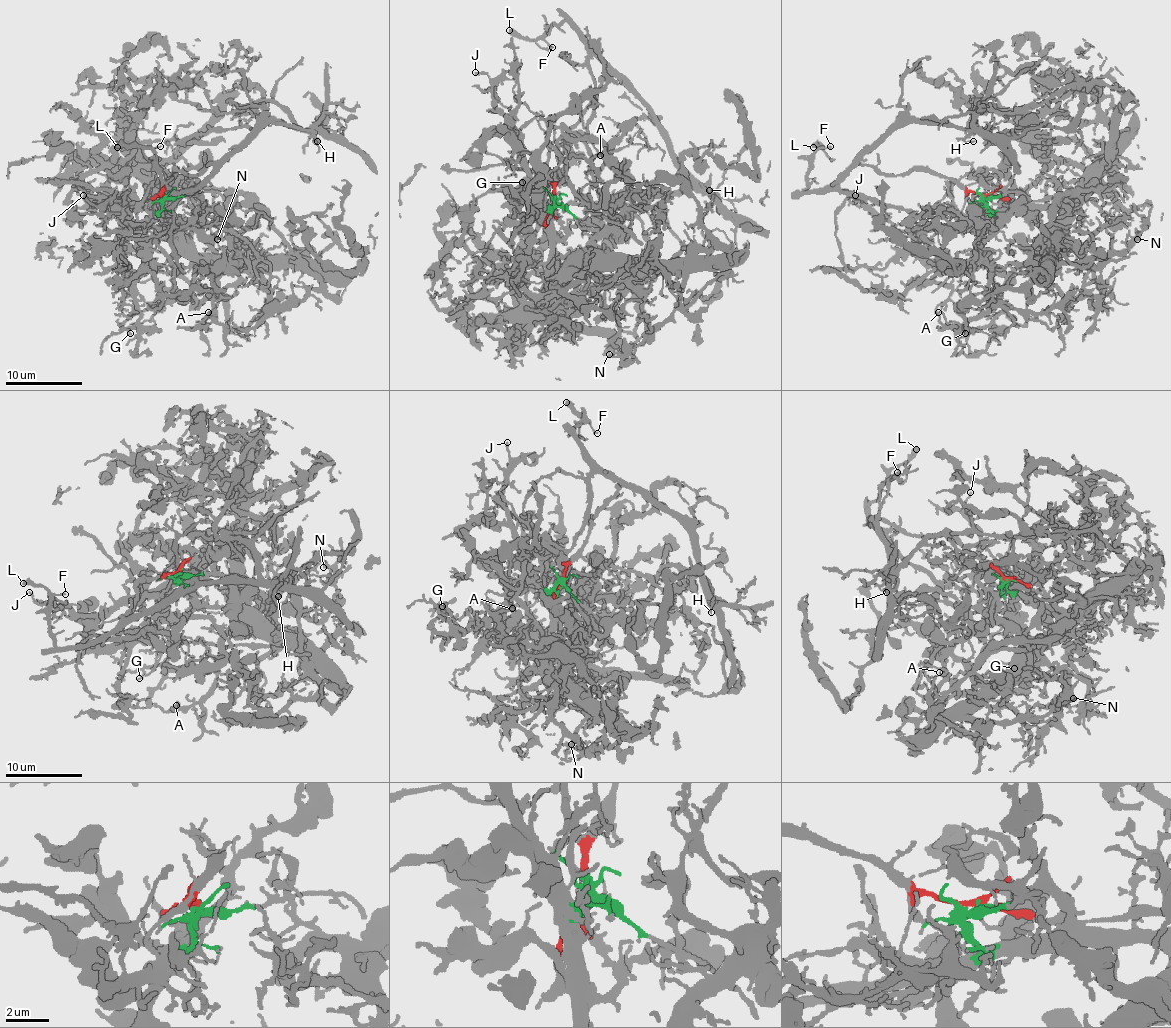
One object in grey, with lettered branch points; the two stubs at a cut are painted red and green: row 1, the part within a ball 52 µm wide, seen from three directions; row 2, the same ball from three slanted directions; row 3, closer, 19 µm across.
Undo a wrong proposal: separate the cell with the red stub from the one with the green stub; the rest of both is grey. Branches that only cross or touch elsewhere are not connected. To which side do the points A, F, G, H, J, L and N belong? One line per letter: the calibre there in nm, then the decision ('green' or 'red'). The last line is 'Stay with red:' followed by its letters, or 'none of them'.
A: calibre 100 nm; green
F: calibre 120 nm; red
G: calibre 170 nm; green
H: calibre 140 nm; red
J: calibre 140 nm; green
L: calibre 500 nm; red
N: calibre 160 nm; green
Stay with red: F, H, L

